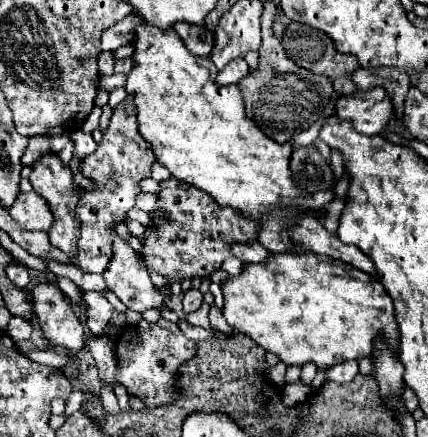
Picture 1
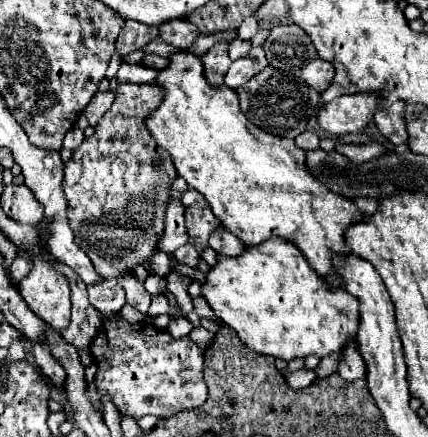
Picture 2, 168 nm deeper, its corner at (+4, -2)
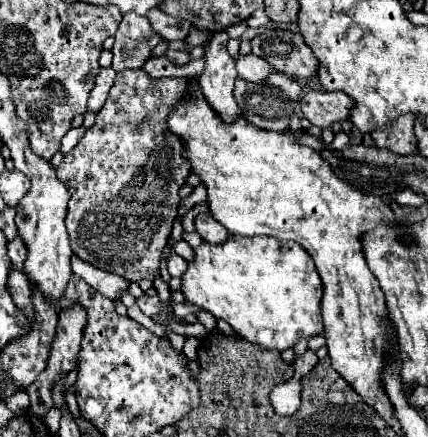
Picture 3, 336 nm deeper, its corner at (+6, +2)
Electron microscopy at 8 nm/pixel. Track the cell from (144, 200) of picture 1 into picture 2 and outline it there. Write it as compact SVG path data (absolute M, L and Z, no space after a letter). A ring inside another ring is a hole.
M170 197L166 205L166 219L164 219L164 231L158 241L158 249L164 253L174 253L180 245L188 243L188 233L184 227L184 215L180 207L178 197Z

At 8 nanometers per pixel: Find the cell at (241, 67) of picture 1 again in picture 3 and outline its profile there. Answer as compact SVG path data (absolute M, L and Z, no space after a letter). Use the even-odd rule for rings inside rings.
M240 55L236 59L236 71L238 71L238 77L242 77L250 83L260 83L262 79L266 79L272 73L272 67L256 55L246 55L246 57Z

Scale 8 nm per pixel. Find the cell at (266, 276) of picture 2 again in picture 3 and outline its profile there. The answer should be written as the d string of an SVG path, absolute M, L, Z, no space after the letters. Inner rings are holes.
M228 235L226 243L222 245L210 245L202 241L202 245L194 249L194 257L192 261L188 261L188 269L182 273L180 279L182 293L188 303L198 305L200 309L212 313L216 319L224 319L246 341L256 343L260 347L284 351L294 347L300 337L308 339L324 331L320 315L322 281L316 273L312 257L306 253L302 245L294 241L242 235Z

